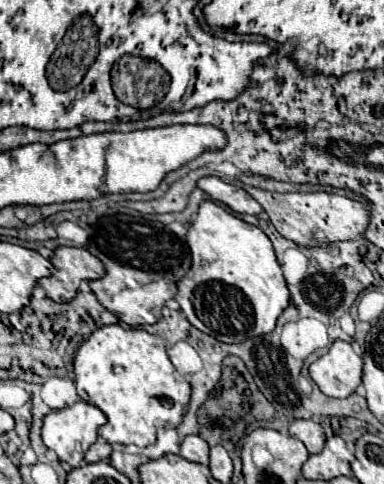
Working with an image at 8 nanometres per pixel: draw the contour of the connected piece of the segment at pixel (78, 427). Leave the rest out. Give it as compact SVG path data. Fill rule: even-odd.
M77 402L69 408L51 412L45 416L45 424L43 424L43 444L53 450L59 460L67 462L71 468L77 468L83 464L83 456L89 450L89 446L97 440L97 428L103 426L107 422L105 414L91 404L85 402Z

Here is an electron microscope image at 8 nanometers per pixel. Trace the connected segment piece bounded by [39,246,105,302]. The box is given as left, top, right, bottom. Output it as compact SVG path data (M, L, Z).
M59 246L51 264L55 266L55 274L41 278L39 286L53 302L71 302L83 280L97 280L105 274L101 260L85 248Z

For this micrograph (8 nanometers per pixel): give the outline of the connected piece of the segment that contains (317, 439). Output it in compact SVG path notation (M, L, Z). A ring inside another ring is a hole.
M293 420L289 434L305 444L309 454L319 454L325 444L325 430L315 420Z

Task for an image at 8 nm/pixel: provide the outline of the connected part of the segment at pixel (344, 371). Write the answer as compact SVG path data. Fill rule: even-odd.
M335 340L333 346L329 348L327 354L323 354L319 360L315 360L309 366L309 374L313 378L313 382L319 386L319 390L327 396L333 398L347 398L355 392L355 388L361 384L361 376L363 376L363 360L361 356L357 356L351 348L349 342L343 340Z

